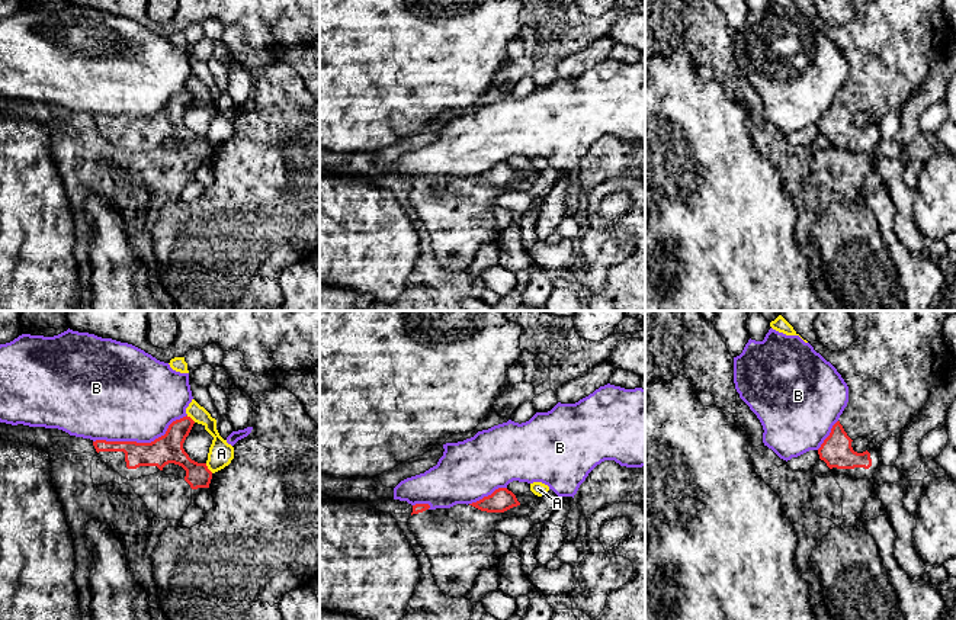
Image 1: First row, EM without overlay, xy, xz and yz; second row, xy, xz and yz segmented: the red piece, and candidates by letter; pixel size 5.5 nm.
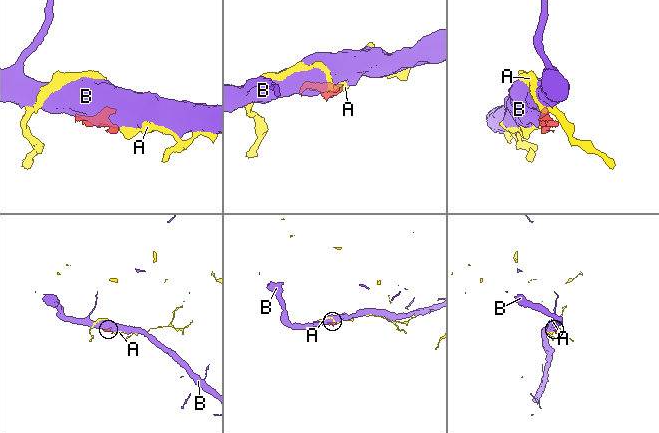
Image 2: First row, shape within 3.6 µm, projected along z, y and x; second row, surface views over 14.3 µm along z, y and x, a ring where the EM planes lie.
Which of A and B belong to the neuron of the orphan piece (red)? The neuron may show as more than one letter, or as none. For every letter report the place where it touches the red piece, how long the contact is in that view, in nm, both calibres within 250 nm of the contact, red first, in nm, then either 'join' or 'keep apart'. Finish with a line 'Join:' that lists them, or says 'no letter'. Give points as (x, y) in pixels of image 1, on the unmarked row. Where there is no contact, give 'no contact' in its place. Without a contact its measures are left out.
A: meets red in xy at (207, 143); contact 70 nm long; 160 nm thick on the red side, 140 nm on the other; keep apart
B: meets red in xy at (141, 118); contact 550 nm long; 160 nm thick on the red side, 460 nm on the other; keep apart
Join: no letter

